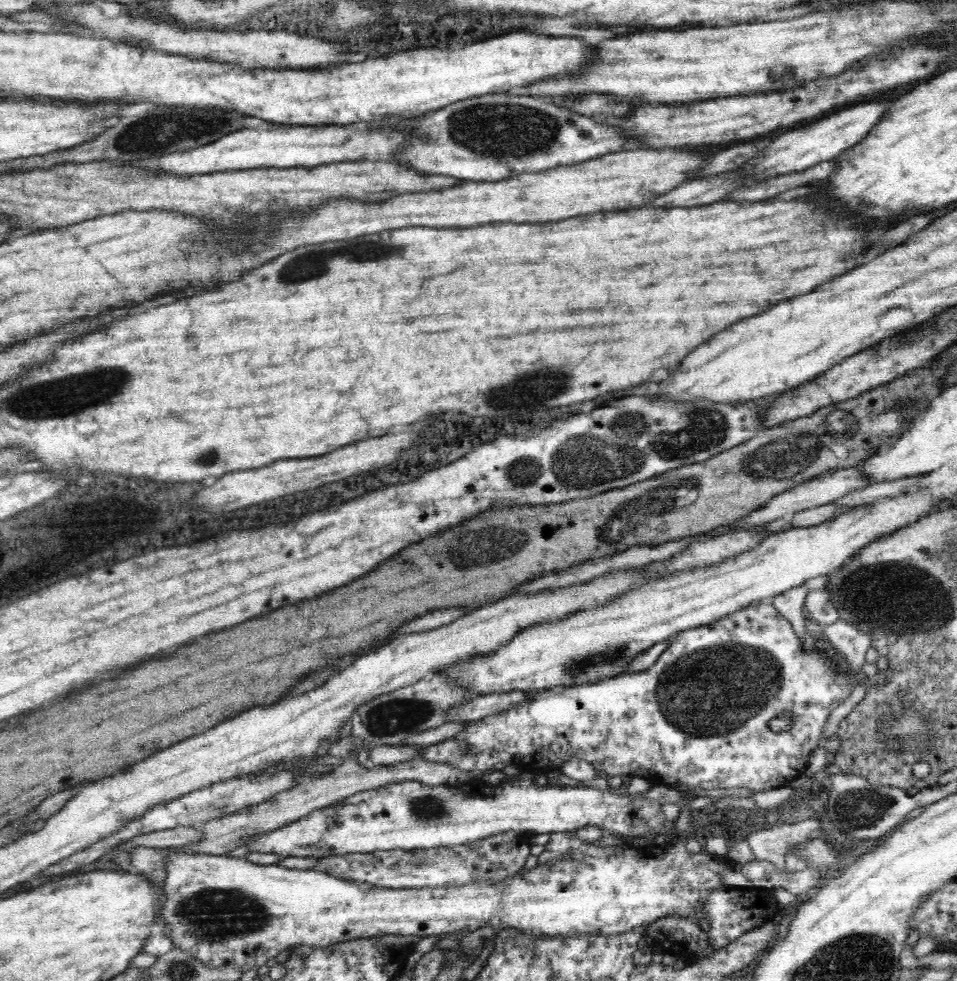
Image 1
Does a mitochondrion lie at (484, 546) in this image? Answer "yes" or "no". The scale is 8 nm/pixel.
yes

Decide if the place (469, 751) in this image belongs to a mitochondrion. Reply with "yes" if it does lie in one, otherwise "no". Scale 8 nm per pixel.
yes

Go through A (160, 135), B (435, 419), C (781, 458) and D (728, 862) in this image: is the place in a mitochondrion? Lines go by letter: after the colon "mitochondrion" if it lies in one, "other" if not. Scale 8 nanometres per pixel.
A: mitochondrion
B: other
C: mitochondrion
D: other

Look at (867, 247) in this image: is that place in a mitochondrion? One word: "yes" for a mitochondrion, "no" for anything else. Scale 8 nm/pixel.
no

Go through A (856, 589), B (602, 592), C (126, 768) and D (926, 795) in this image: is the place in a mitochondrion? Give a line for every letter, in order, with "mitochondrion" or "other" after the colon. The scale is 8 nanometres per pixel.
A: mitochondrion
B: other
C: other
D: other

